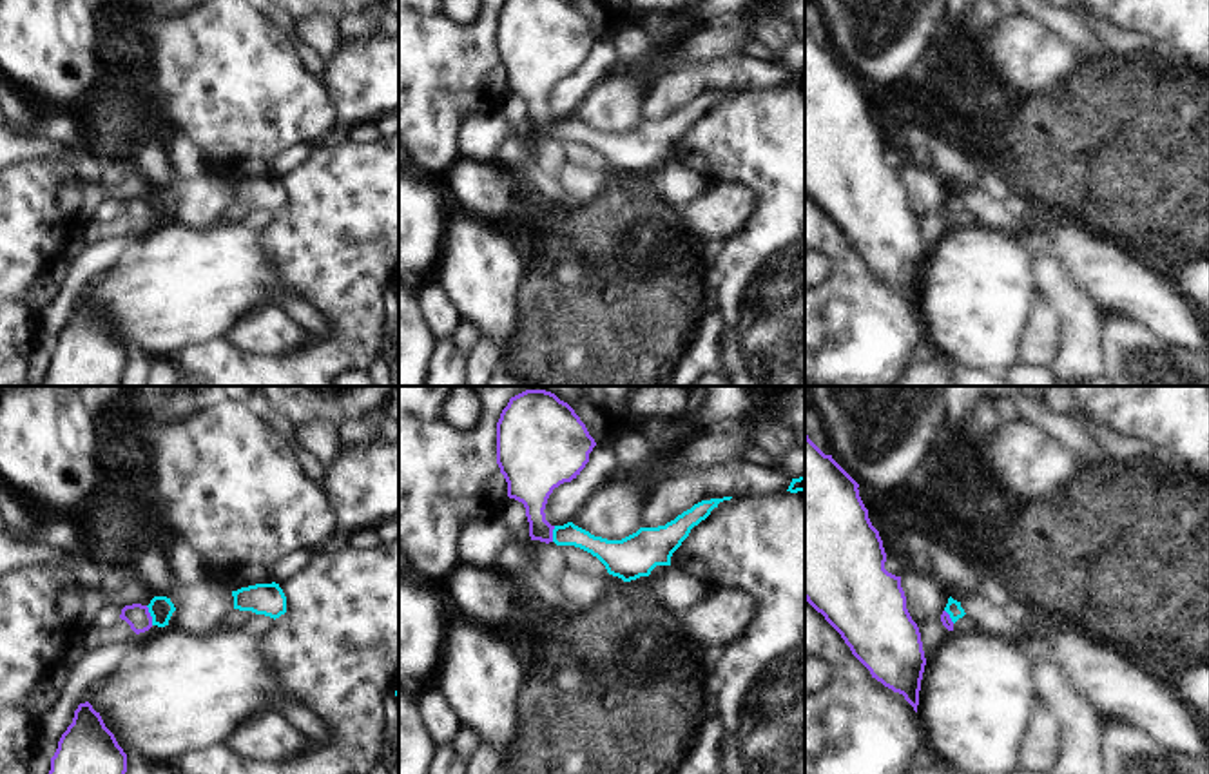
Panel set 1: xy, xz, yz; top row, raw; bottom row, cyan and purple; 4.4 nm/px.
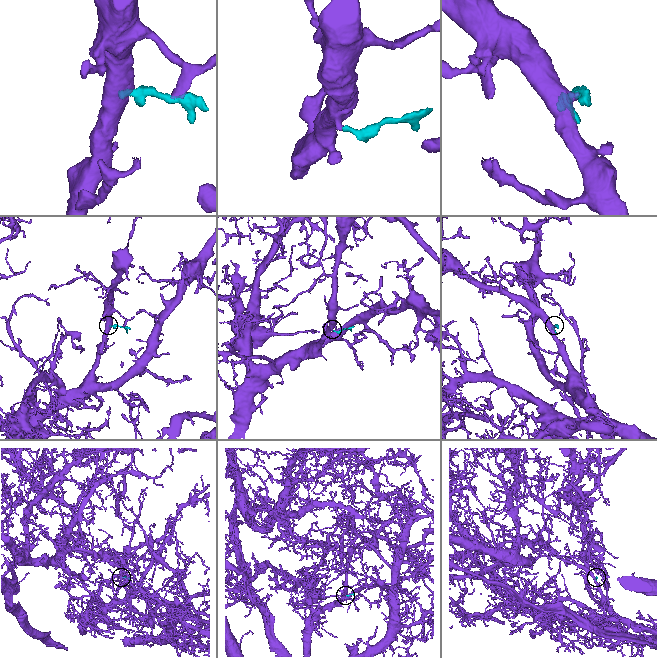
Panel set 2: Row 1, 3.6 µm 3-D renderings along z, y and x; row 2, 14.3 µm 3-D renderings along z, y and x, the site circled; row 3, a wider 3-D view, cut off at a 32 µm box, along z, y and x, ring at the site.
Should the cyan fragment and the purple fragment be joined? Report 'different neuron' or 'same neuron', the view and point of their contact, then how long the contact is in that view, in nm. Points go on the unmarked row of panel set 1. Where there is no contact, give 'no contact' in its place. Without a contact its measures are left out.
same neuron; meets cyan in xy at (151, 209); contact 90 nm long

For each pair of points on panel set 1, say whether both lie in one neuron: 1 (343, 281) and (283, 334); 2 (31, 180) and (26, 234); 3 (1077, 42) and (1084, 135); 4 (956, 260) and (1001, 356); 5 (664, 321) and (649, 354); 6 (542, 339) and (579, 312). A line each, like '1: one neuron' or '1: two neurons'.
1: two neurons
2: one neuron
3: one neuron
4: one neuron
5: two neurons
6: one neuron

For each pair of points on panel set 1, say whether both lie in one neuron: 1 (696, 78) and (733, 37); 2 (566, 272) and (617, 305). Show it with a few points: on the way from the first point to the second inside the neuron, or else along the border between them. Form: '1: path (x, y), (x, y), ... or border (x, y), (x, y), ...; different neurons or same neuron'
1: border (738, 53), (704, 62), (687, 62), (669, 71); different neurons
2: path (579, 270), (588, 272), (608, 292); same neuron

